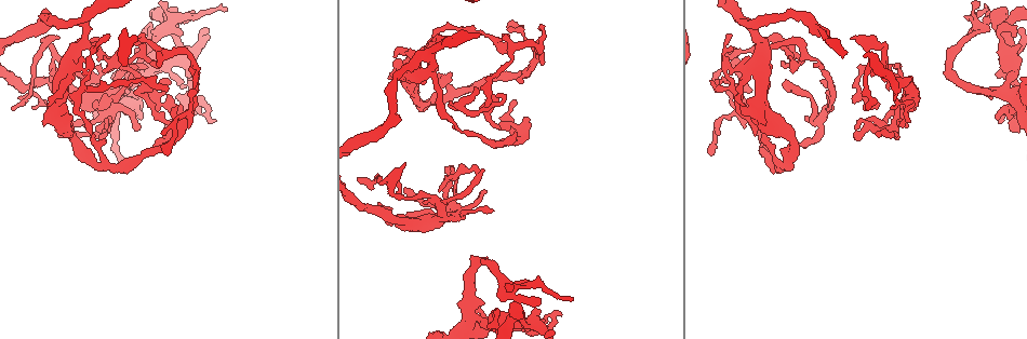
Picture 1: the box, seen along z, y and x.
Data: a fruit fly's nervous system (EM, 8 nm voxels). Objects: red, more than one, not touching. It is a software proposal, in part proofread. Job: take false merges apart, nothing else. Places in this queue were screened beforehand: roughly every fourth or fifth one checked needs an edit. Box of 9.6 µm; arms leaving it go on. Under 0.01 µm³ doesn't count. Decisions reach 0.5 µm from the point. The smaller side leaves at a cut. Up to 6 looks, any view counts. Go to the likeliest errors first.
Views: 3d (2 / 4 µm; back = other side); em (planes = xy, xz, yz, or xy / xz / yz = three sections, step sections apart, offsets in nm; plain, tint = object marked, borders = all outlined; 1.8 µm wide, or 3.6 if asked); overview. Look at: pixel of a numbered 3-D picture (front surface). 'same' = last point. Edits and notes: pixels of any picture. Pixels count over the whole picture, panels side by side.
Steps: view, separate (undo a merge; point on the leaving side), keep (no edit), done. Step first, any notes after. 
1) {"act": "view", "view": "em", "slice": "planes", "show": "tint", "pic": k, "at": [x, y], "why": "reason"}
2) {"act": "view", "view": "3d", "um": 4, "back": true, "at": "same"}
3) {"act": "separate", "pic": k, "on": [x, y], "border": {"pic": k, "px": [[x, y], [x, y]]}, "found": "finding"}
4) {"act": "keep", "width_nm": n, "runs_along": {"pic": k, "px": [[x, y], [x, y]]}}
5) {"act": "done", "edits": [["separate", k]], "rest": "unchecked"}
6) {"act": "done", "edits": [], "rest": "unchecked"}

{"act": "view", "view": "3d", "um": 4, "pic": 1, "at": [441, 206], "why": "three arms meet"}

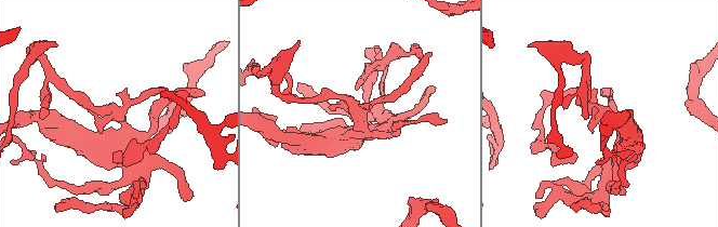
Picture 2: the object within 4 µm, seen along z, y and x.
{"act": "view", "view": "em", "um": 3.6, "slice": "planes", "show": "tint", "pic": 2, "at": [117, 116], "arms": 3}

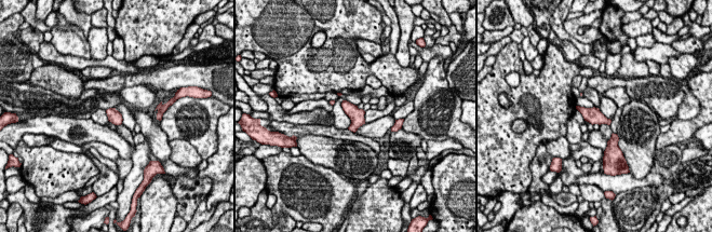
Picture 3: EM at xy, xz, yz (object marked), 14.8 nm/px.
{"act": "keep", "width_nm": 200, "found": "one neuron here"}

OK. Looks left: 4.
{"act": "view", "view": "em", "um": 3.6, "slice": "planes", "show": "tint", "pic": 1, "at": [189, 116], "why": "a fork"}

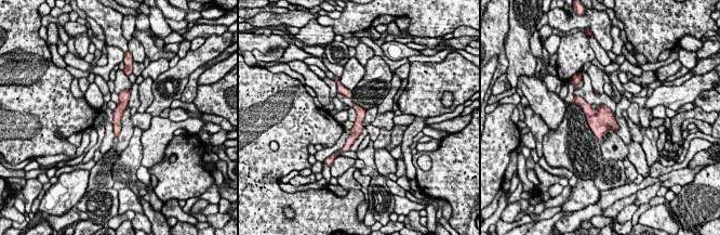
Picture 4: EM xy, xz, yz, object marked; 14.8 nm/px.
{"act": "keep", "width_nm": 160, "runs_along": {"pic": 4, "px": [[358, 108], [358, 128], [346, 147]]}, "found": "all the same neuron"}

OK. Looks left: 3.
{"act": "view", "view": "em", "slice": "yz", "step": 8, "show": "tint", "pic": 1, "at": [471, 314], "why": "calibre changes"}

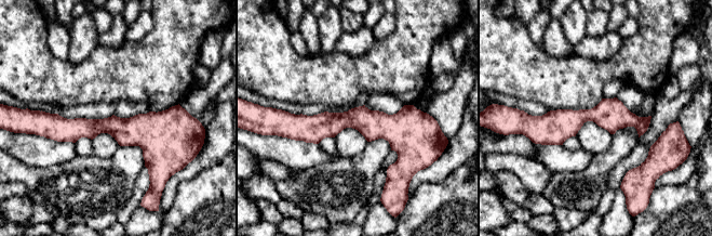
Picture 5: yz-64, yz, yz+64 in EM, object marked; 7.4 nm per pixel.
{"act": "view", "view": "em", "slice": "planes", "show": "tint", "at": "same"}

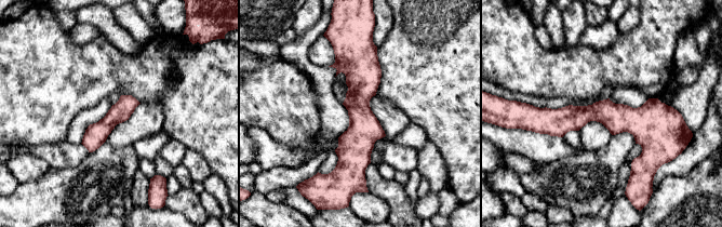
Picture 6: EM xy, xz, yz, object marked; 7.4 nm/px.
{"act": "keep", "width_nm": 150, "found": "all the same neuron"}

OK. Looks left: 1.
{"act": "done", "edits": [], "rest": "unchecked"}

